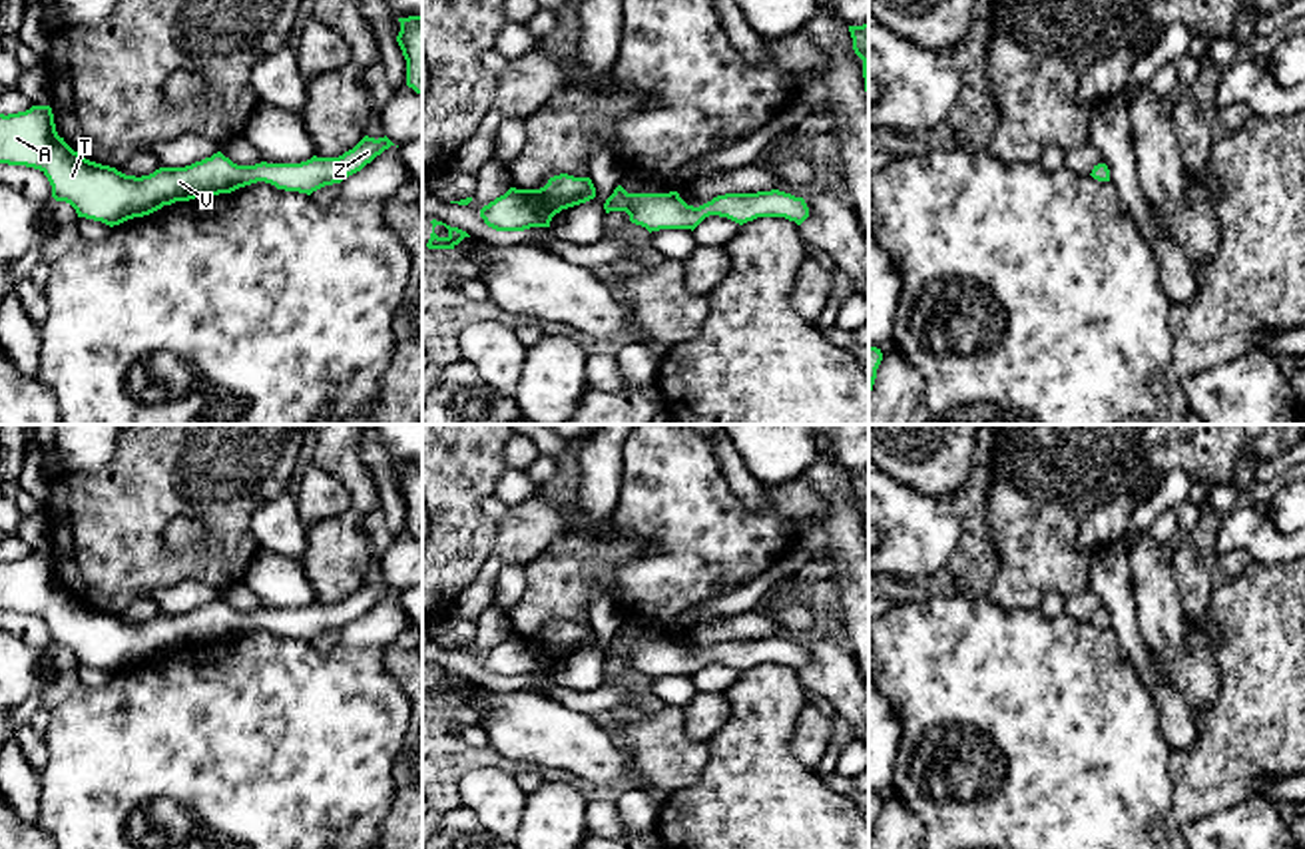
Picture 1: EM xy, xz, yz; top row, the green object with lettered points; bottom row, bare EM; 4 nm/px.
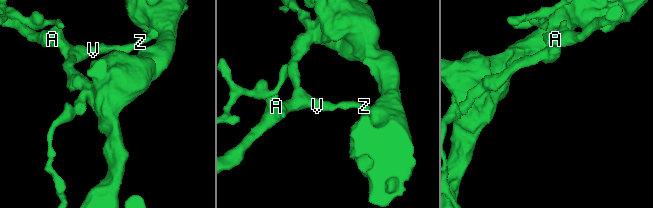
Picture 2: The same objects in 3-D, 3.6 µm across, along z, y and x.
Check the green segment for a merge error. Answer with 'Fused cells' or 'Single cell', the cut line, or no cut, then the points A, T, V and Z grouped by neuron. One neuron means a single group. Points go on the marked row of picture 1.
Fused cells. Split along xy (258, 164), (261, 180). Groups: A T V / Z

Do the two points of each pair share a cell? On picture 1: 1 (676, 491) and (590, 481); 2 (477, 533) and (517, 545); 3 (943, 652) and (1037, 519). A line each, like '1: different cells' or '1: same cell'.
1: different cells
2: different cells
3: different cells

